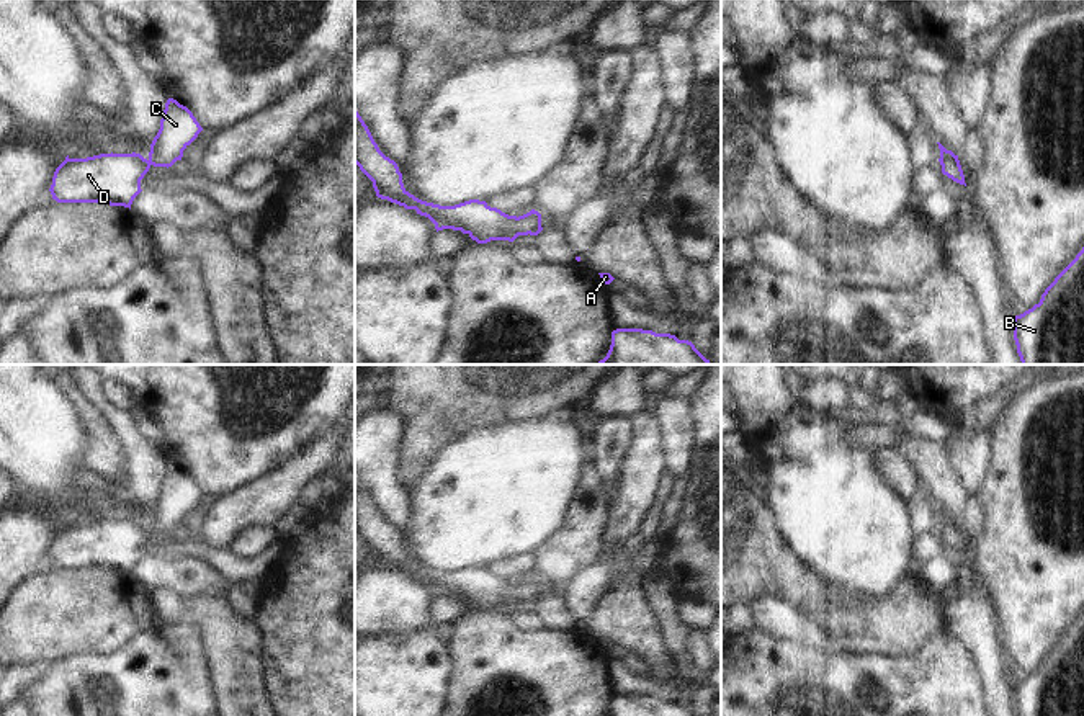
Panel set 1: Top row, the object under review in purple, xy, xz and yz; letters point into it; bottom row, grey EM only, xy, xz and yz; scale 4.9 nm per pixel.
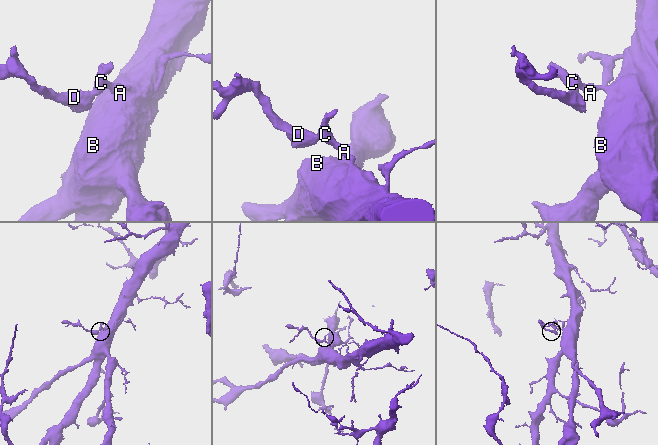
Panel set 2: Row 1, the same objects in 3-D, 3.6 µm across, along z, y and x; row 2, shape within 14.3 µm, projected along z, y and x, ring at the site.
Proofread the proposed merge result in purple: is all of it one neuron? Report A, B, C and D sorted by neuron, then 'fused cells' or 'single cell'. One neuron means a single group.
groups A B C D; single cell

